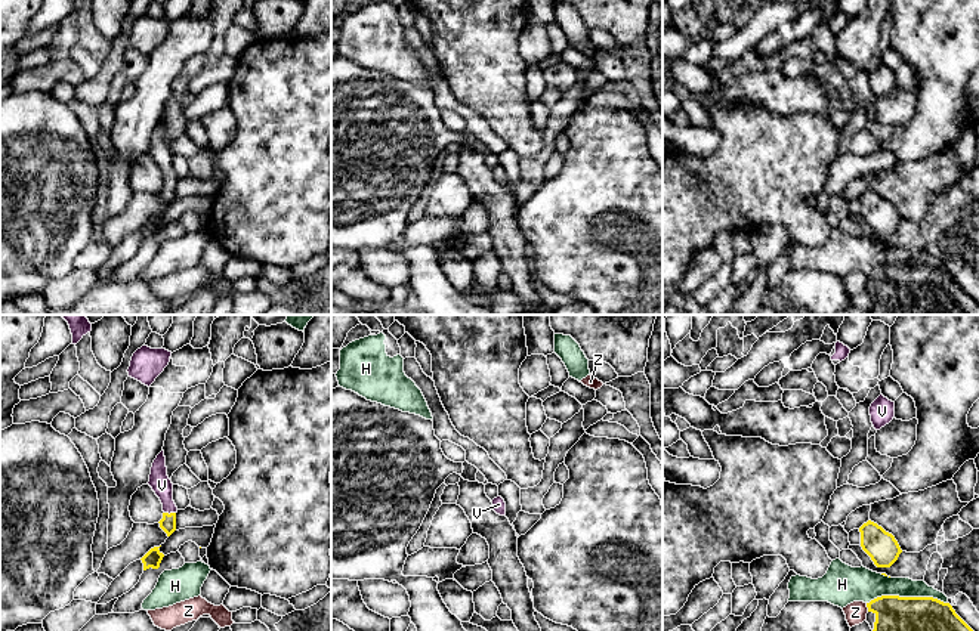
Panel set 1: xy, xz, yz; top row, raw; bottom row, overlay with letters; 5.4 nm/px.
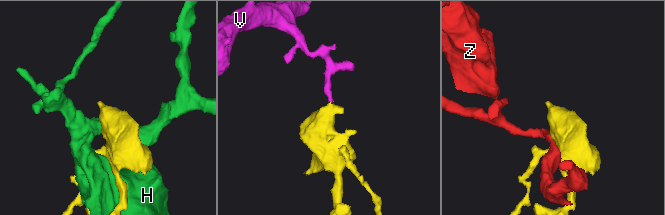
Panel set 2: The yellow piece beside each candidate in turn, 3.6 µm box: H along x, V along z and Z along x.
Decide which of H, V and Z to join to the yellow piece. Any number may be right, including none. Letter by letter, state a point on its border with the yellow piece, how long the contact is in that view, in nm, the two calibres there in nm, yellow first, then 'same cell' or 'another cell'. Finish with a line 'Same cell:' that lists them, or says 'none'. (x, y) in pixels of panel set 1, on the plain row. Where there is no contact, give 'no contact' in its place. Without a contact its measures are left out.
H: yz (907, 266) | 440 nm | 500/180 nm | another cell
V: xy (170, 182) | 60 nm | 90/110 nm | same cell
Z: yz (867, 275) | 50 nm | 360/120 nm | another cell
Same cell: V

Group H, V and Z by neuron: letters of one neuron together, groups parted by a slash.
H / V / Z

